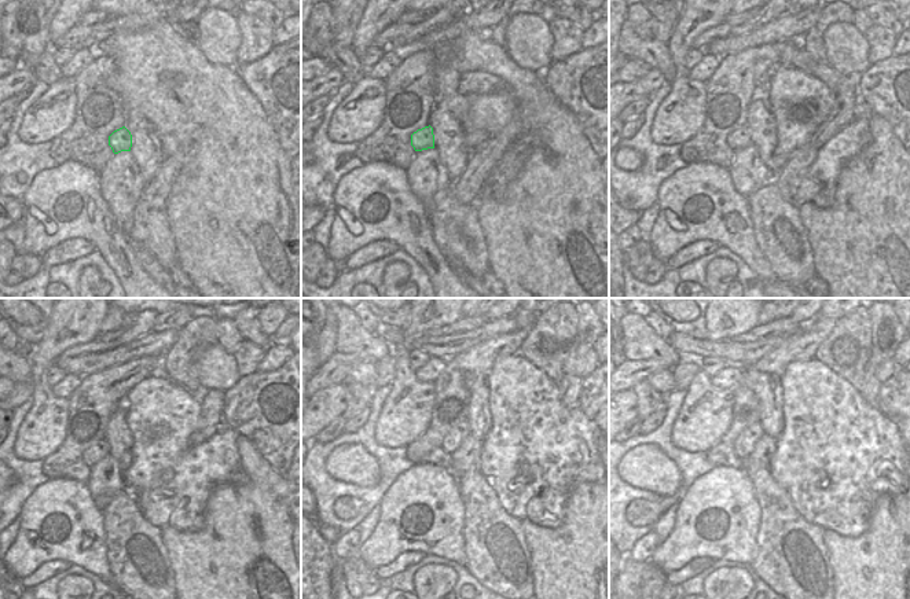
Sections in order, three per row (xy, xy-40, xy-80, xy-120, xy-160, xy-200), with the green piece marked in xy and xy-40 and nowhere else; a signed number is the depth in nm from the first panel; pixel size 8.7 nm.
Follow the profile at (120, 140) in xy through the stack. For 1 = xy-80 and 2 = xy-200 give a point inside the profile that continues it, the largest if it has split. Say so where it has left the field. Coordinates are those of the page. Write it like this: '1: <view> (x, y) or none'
1: xy-80 (730, 139)
2: xy-200 (744, 445)

